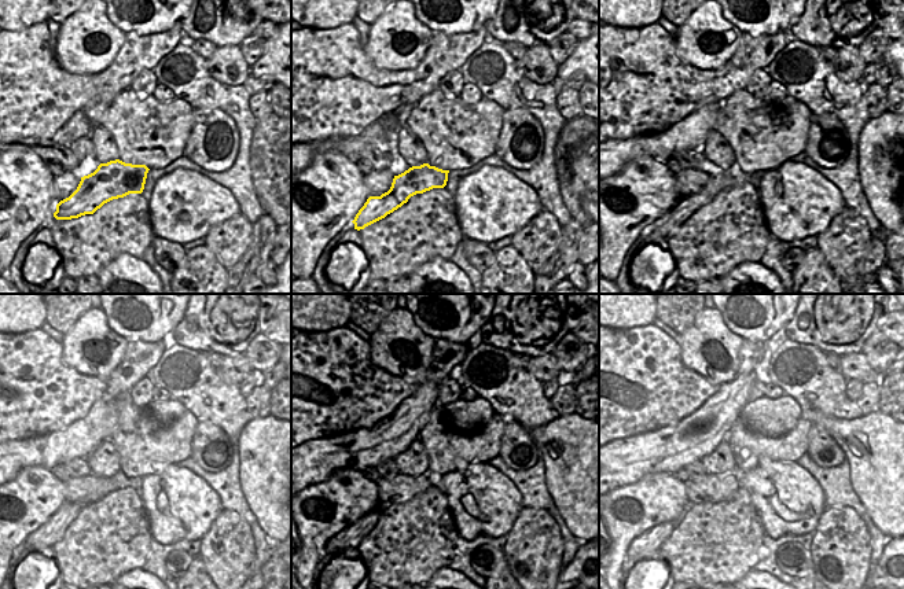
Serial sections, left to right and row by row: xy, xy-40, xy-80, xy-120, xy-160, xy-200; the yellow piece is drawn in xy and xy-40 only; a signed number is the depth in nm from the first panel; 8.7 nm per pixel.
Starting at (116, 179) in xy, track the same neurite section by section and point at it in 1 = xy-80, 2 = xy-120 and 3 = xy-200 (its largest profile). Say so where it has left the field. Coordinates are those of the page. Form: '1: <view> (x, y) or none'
1: xy-80 (684, 206)
2: xy-120 (50, 533)
3: xy-200 (642, 548)

